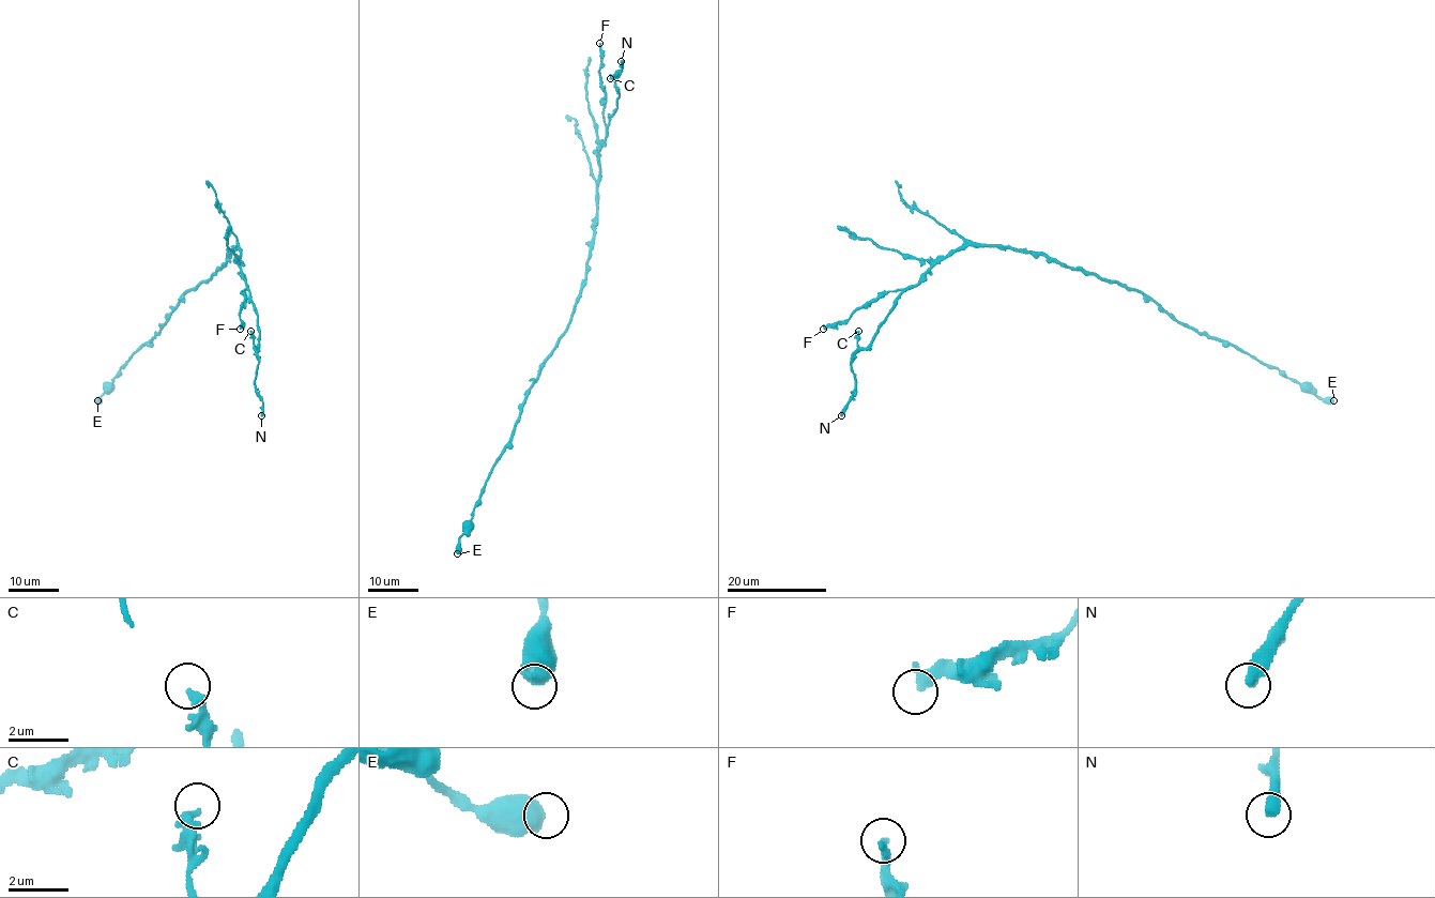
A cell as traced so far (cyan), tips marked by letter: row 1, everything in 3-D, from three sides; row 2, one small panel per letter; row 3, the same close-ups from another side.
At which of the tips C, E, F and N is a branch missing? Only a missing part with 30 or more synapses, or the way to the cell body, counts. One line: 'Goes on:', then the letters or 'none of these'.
Goes on: none of these

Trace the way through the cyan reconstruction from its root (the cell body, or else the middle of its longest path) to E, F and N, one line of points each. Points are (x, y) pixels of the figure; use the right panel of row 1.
E: (1066, 267), (1134, 288), (1156, 301), (1179, 321), (1240, 348), (1304, 384), (1319, 398), (1333, 400)
F: (1066, 267), (1040, 254), (1010, 248), (961, 245), (935, 263), (916, 284), (880, 294), (846, 319), (823, 329)
N: (1066, 267), (1010, 248), (951, 249), (901, 294), (873, 340), (854, 354), (856, 392), (841, 415)

